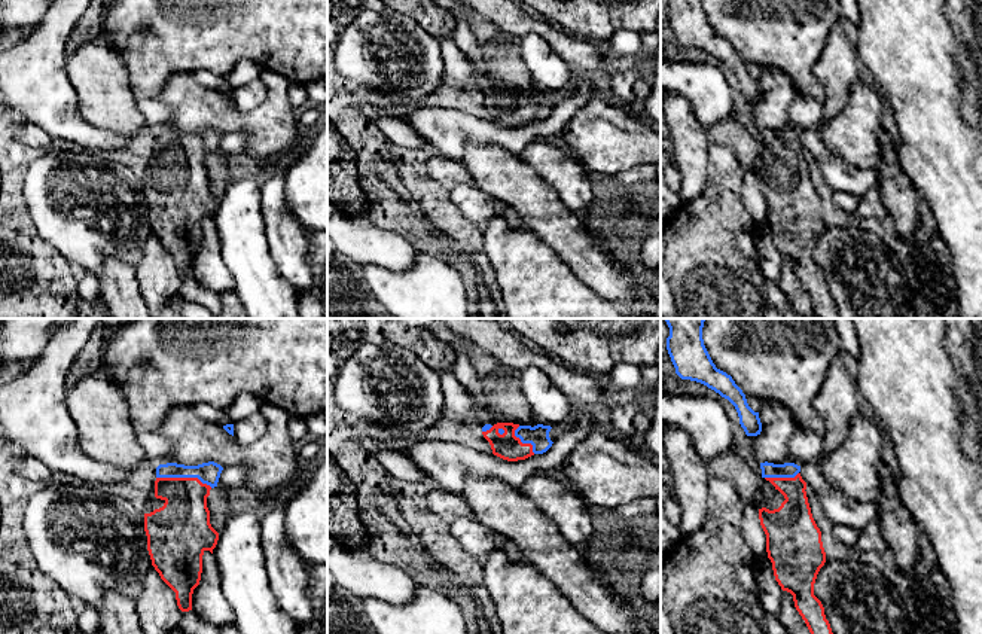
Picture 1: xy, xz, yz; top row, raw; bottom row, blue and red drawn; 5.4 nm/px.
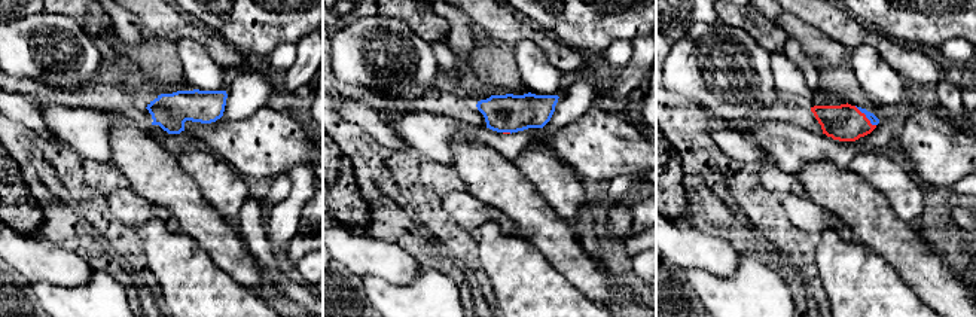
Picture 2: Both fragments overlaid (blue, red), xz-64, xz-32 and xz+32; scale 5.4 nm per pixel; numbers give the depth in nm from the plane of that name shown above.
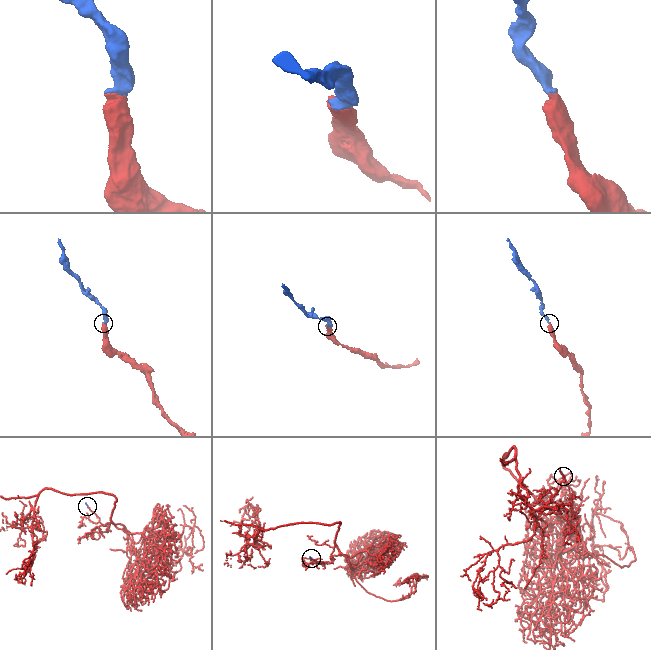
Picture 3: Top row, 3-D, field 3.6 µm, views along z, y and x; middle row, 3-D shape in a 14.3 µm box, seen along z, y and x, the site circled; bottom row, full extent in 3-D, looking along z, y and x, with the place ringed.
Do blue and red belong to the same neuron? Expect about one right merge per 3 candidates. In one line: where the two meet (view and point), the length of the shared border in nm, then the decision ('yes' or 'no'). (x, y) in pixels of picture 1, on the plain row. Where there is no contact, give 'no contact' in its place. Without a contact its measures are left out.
meets blue in xy at (185, 143); contact 300 nm long; yes

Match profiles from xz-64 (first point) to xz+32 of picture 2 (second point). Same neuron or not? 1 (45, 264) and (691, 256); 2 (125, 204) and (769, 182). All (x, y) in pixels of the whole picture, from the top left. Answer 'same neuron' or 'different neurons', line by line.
1: same neuron
2: different neurons

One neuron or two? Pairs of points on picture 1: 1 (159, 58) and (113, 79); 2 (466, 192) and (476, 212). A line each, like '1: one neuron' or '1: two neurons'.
1: two neurons
2: one neuron

